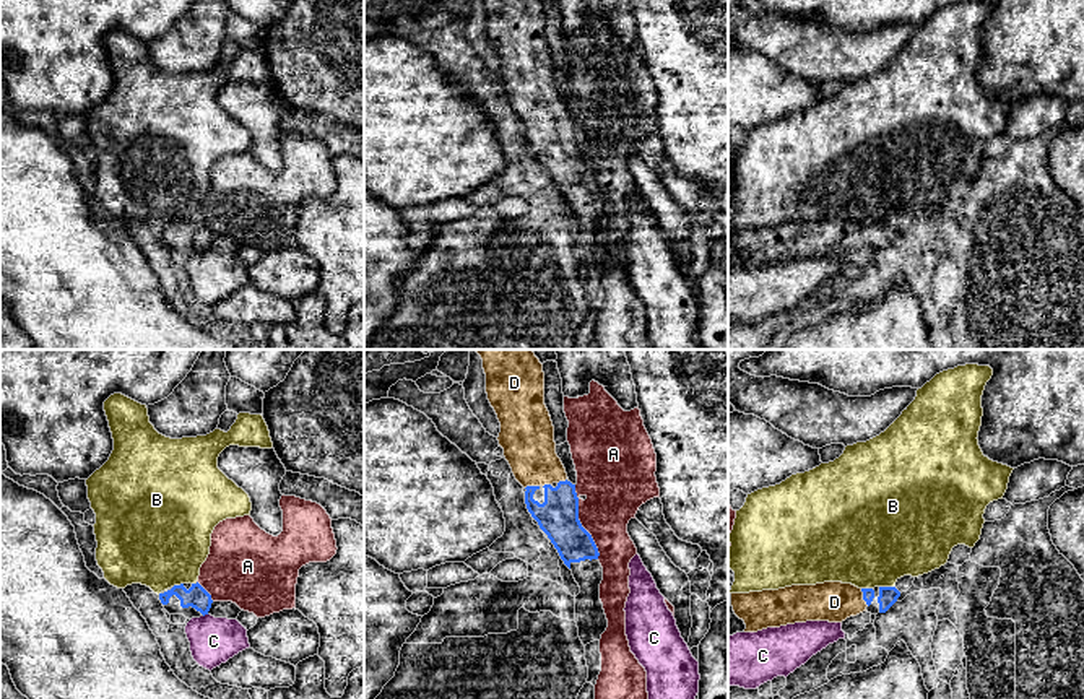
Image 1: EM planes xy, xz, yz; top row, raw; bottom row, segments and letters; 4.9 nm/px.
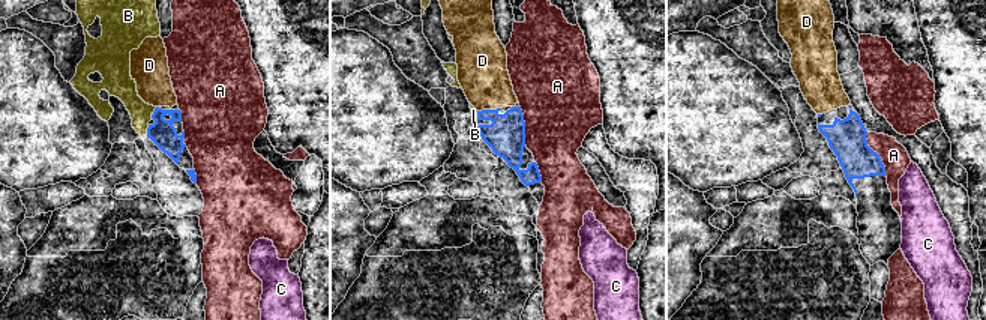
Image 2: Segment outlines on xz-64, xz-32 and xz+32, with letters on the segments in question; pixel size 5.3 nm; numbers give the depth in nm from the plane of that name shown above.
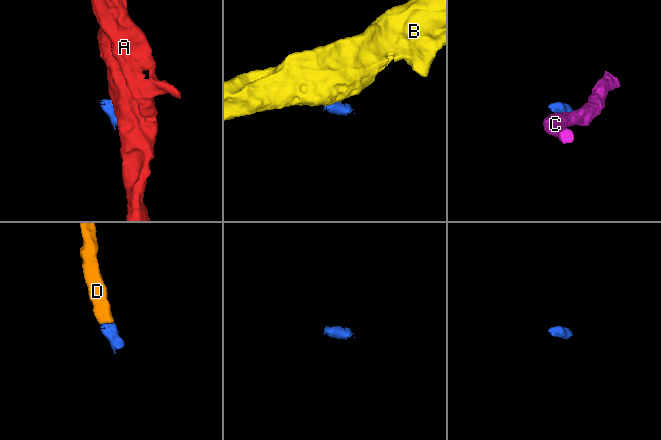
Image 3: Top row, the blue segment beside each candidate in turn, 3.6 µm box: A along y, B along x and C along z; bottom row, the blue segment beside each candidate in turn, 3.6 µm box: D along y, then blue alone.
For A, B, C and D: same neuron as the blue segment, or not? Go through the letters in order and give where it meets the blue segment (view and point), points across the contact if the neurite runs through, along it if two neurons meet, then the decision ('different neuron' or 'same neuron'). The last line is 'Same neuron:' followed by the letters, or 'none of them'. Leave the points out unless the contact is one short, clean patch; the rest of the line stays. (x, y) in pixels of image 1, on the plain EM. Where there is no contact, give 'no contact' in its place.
A: xz (579, 158) | along xz (574, 121), (579, 158), (590, 171), (598, 194) | different neuron
B: yz (886, 223) | along yz (880, 221), (893, 223) | different neuron
C: xy (205, 249) | along xy (207, 249), (203, 252) | different neuron
D: yz (863, 233) | across yz (868, 230), (863, 233), (834, 238) | same neuron
Same neuron: D

